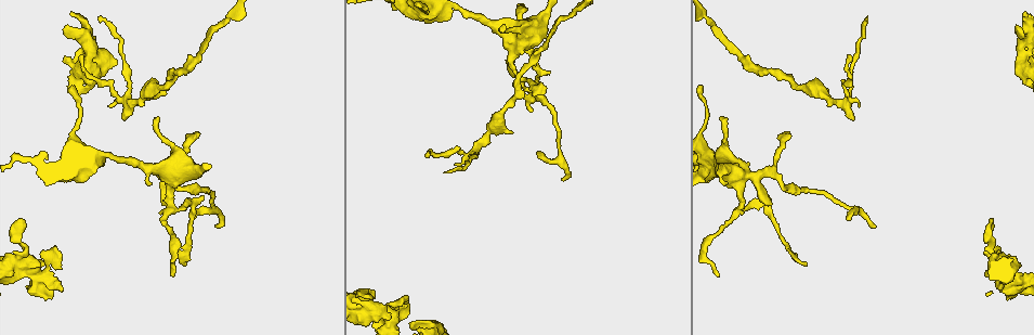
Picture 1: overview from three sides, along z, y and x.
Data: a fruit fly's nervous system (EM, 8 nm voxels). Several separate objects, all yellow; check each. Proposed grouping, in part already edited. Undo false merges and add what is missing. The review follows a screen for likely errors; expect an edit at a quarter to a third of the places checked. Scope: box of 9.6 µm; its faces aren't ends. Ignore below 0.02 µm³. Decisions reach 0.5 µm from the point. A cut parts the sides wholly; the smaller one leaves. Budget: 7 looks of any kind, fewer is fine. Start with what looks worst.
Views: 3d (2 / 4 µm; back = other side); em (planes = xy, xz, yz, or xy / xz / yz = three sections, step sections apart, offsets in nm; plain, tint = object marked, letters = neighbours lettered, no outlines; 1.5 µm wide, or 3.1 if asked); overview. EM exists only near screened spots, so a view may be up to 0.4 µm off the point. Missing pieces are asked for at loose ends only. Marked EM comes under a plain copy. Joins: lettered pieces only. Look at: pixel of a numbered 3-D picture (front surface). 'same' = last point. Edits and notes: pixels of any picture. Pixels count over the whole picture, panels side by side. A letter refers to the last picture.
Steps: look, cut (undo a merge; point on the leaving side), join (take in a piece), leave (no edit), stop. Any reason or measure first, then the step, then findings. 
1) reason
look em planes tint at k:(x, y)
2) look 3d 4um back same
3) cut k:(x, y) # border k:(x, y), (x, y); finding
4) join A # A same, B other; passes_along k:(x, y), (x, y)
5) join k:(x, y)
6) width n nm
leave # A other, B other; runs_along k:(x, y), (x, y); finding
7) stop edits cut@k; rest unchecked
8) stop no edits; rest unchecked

branch stops here
look 3d 2um back at 1:(406, 316)

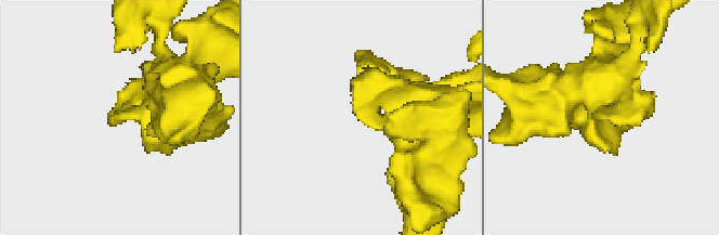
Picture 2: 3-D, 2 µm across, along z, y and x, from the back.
look em planes letters at 2:(119, 115)

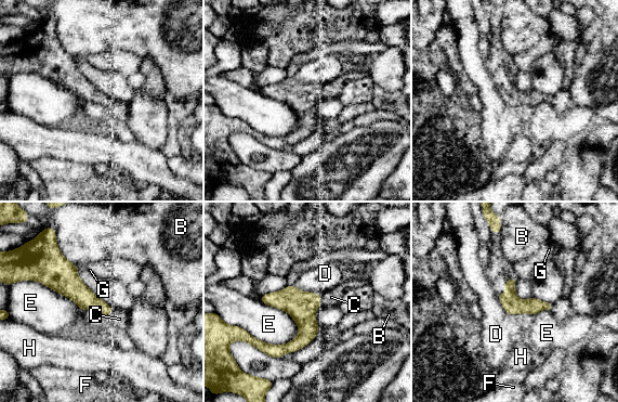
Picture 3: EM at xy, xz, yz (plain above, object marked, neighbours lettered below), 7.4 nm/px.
width 140 nm; longest_contact E 500 nm
join C # B other, C same, D other, E other, F other, G other, H other; the neuron continues

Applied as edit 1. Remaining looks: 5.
see it whole again
look overview

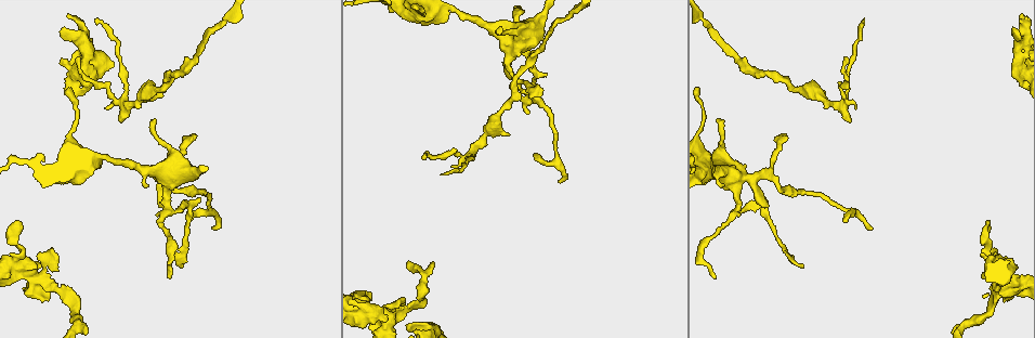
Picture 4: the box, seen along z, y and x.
four-way junction
look em planes tint at 4:(725, 174)

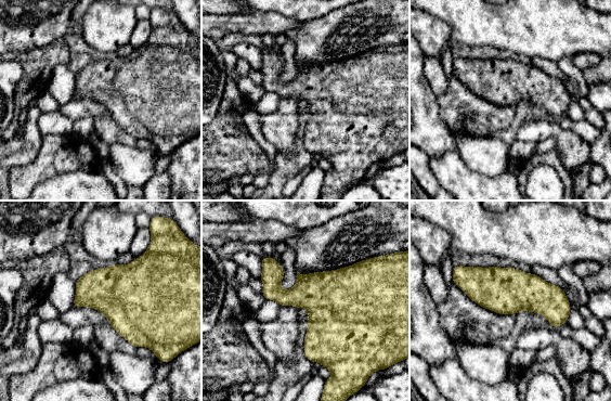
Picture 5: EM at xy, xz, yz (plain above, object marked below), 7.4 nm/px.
what lies round it
look em planes letters same

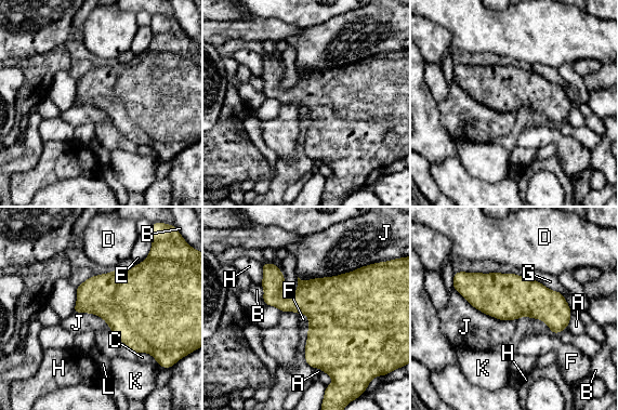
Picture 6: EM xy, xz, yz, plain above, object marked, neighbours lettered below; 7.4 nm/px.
leave # A other, B other, C other, D other, E other, F other, G other, H other, J other, K other, L other; border 6:(379, 262), (333, 276), (298, 277); continuous, no second neuron

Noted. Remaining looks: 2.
look 3d 4um at 4:(170, 277)

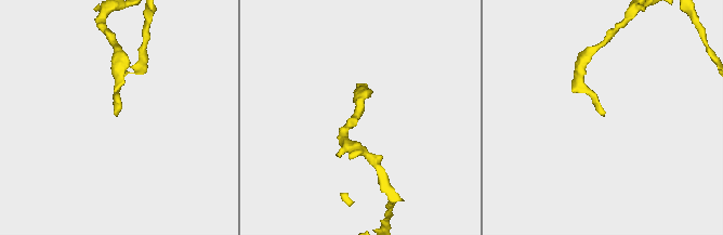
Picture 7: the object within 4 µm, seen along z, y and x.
look em planes letters at 7:(117, 116)

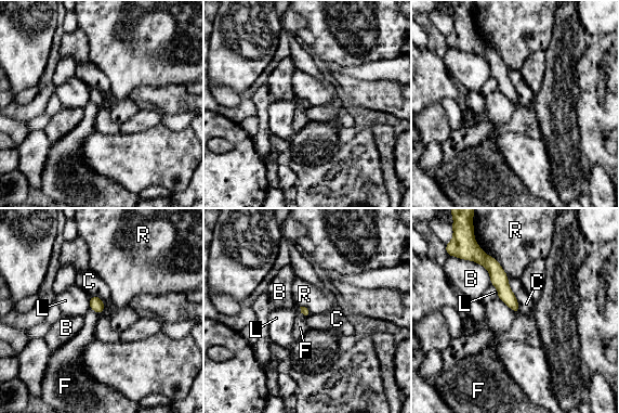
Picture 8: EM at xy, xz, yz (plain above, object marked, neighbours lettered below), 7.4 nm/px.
leave # B other, C other, F other, L other, R other; border 8:(478, 246), (499, 263), (508, 278); no lettered piece goes on from it

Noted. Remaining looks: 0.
stop edits join@3; rest unchecked

